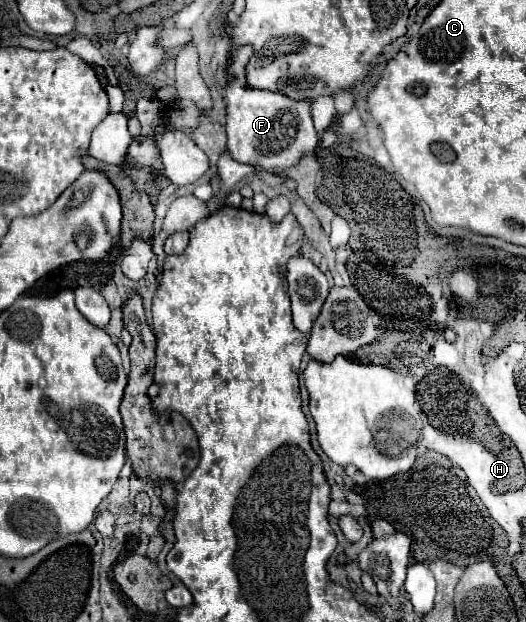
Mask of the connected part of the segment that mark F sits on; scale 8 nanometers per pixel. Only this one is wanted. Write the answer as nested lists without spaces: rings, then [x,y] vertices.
[[[253,46],[229,48],[229,62],[225,64],[225,112],[227,112],[227,148],[237,162],[251,164],[263,170],[287,168],[299,162],[299,158],[315,150],[317,132],[311,120],[311,104],[307,100],[291,100],[281,92],[257,90],[247,86],[245,66],[253,56]]]

